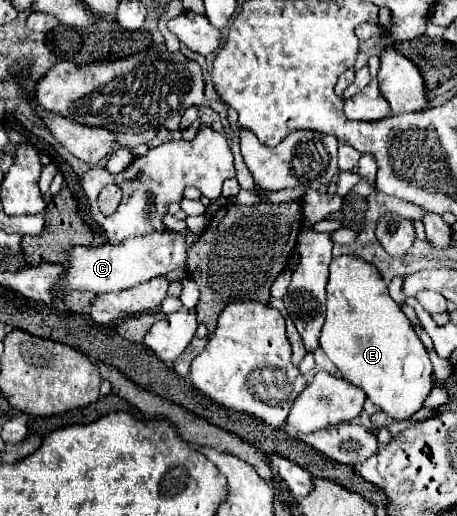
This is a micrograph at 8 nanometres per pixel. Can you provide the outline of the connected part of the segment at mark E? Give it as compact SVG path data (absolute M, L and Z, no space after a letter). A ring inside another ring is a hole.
M354 255L334 257L328 279L326 321L320 347L340 369L342 377L366 391L366 395L392 419L408 419L422 407L432 391L432 365L400 305L388 295L388 287L372 263Z

